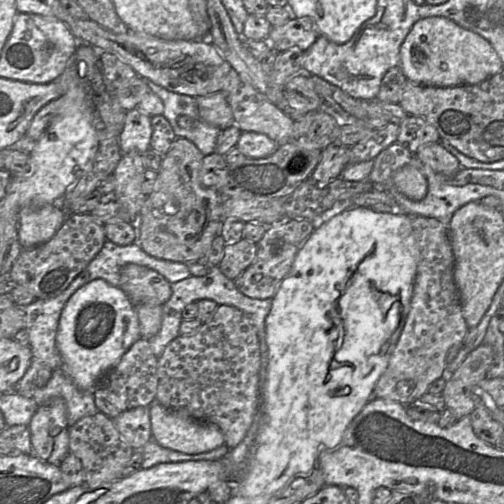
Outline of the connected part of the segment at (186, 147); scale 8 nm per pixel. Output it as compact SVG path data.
M176 138L163 156L153 191L146 196L137 219L137 240L148 255L173 262L204 261L213 239L219 234L222 196L200 181L204 155L195 144Z

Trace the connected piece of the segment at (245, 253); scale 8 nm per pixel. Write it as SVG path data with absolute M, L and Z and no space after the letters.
M245 238L228 243L224 247L223 258L218 267L227 278L234 281L254 261L256 251L256 244Z

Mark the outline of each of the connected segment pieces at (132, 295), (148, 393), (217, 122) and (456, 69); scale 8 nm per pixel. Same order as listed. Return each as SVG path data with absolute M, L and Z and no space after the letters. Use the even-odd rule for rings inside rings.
M133 263L121 268L119 287L134 305L163 306L172 294L171 284L164 276Z
M140 338L118 363L99 379L93 389L94 402L99 412L113 419L124 411L136 407L149 407L155 402L157 385L158 357L154 355L149 340Z
M216 92L196 98L200 117L206 123L221 130L235 125L233 113L224 92Z
M441 16L420 19L412 26L400 48L400 65L409 81L435 87L479 84L503 69L490 42Z

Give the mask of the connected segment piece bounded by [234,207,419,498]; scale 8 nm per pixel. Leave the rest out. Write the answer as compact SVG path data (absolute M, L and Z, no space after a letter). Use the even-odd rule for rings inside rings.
M352 207L350 209L346 209L343 212L333 216L328 221L315 228L315 230L311 233L311 235L305 240L299 251L297 252L294 261L292 263L291 269L289 273L284 277L281 284L278 287L278 290L274 297L272 298L272 306L269 314L266 317L265 327L266 327L266 343L268 346L268 371L267 371L267 379L265 383L265 389L263 392L263 402L262 402L262 415L261 415L261 426L257 433L256 439L253 443L253 446L250 449L248 460L245 466L245 470L241 476L241 479L235 484L235 490L240 495L247 498L254 498L258 496L273 494L276 491L283 488L286 482L297 473L309 473L311 472L317 465L318 458L321 454L329 449L337 446L343 437L343 434L353 420L353 418L362 410L365 404L373 397L373 389L374 386L384 372L388 365L390 354L401 334L401 331L404 327L406 317L410 310L411 297L413 293L413 285L417 270L417 265L419 262L419 248L417 245L417 241L415 239L414 232L411 227L410 218L404 214L405 212L399 211L397 214L393 213L377 213L373 212L369 209L369 207Z

